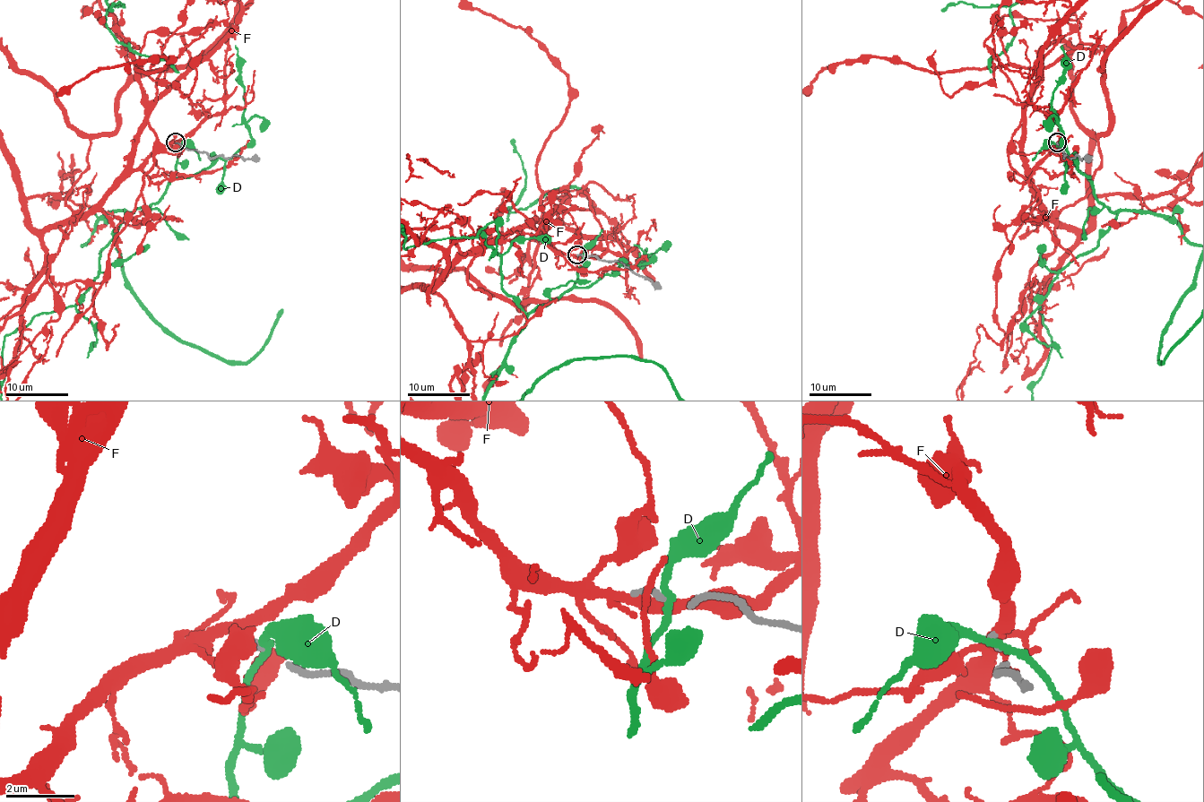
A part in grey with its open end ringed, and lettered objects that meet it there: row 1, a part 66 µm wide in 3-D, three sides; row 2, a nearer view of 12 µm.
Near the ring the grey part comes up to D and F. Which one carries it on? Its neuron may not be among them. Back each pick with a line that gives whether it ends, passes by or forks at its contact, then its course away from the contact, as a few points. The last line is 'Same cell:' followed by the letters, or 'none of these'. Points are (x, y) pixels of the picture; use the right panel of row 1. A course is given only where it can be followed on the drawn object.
Same cell: none of these

